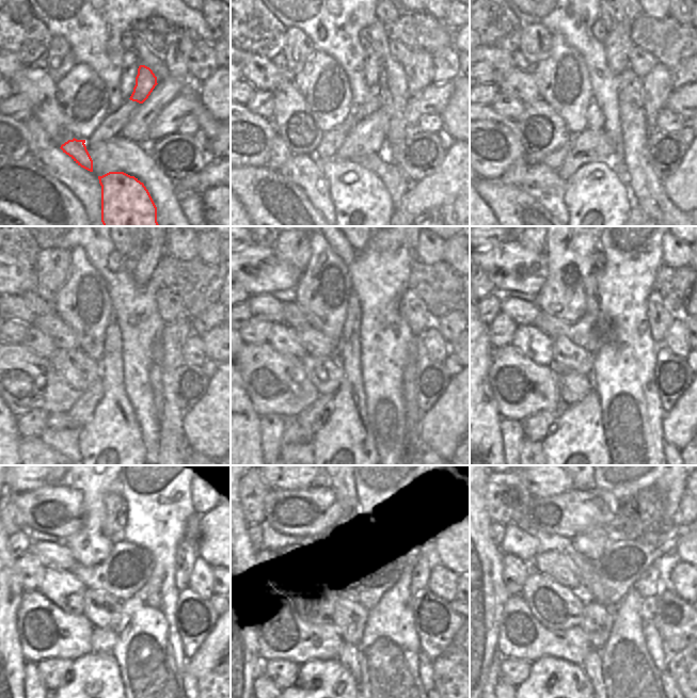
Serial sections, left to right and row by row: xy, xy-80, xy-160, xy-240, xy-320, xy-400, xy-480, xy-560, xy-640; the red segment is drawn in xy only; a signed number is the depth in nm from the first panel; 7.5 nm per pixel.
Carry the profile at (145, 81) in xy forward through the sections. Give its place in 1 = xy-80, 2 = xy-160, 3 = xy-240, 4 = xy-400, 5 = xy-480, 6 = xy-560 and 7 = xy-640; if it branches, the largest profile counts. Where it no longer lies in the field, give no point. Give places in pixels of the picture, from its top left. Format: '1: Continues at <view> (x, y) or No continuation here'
1: Continues at xy-80 (371, 104)
2: Continues at xy-160 (595, 119)
3: Continues at xy-240 (111, 443)
4: Continues at xy-400 (576, 443)
5: Continues at xy-480 (94, 682)
6: Continues at xy-560 (328, 682)
7: Continues at xy-640 (552, 682).

